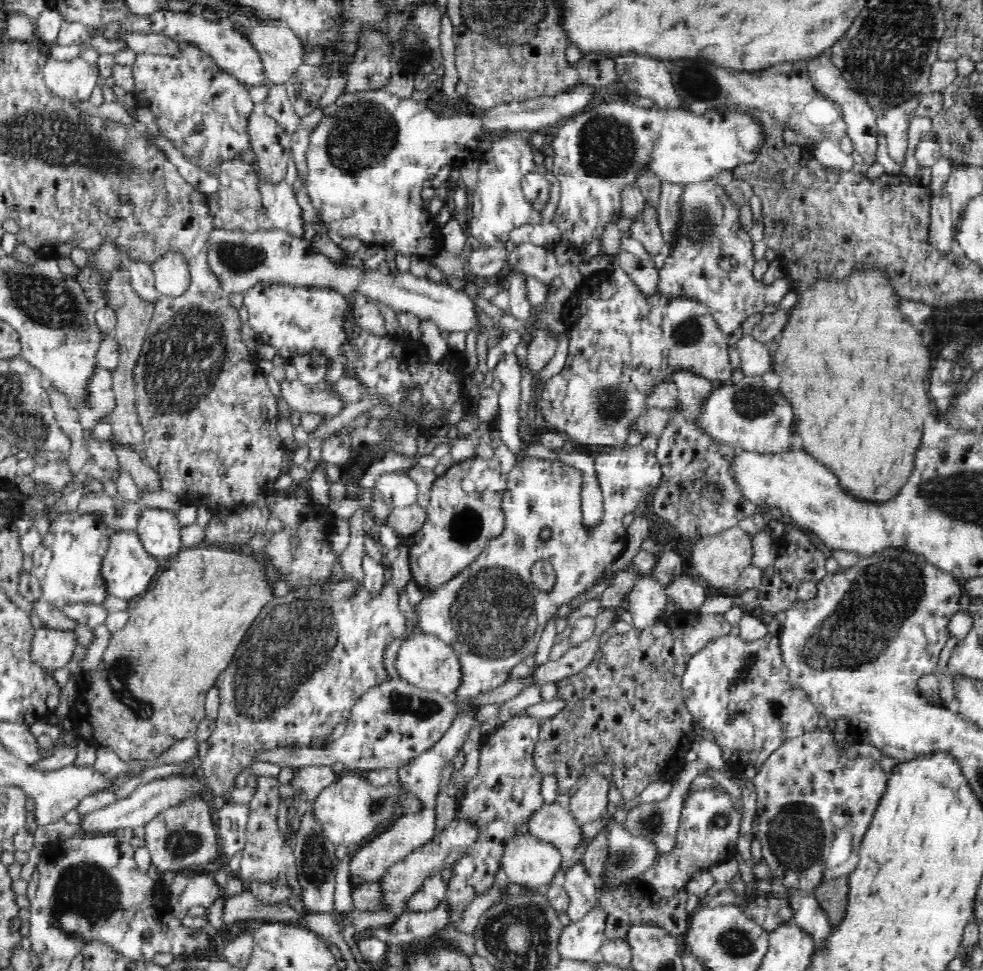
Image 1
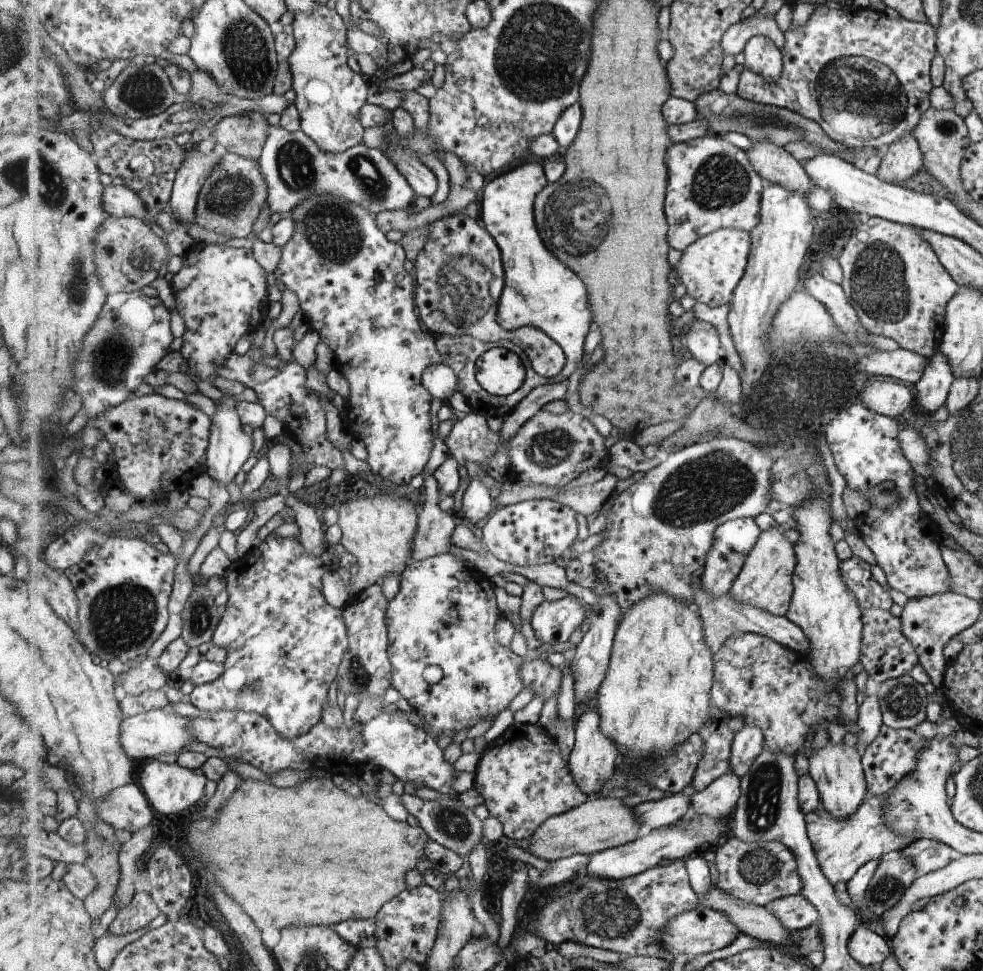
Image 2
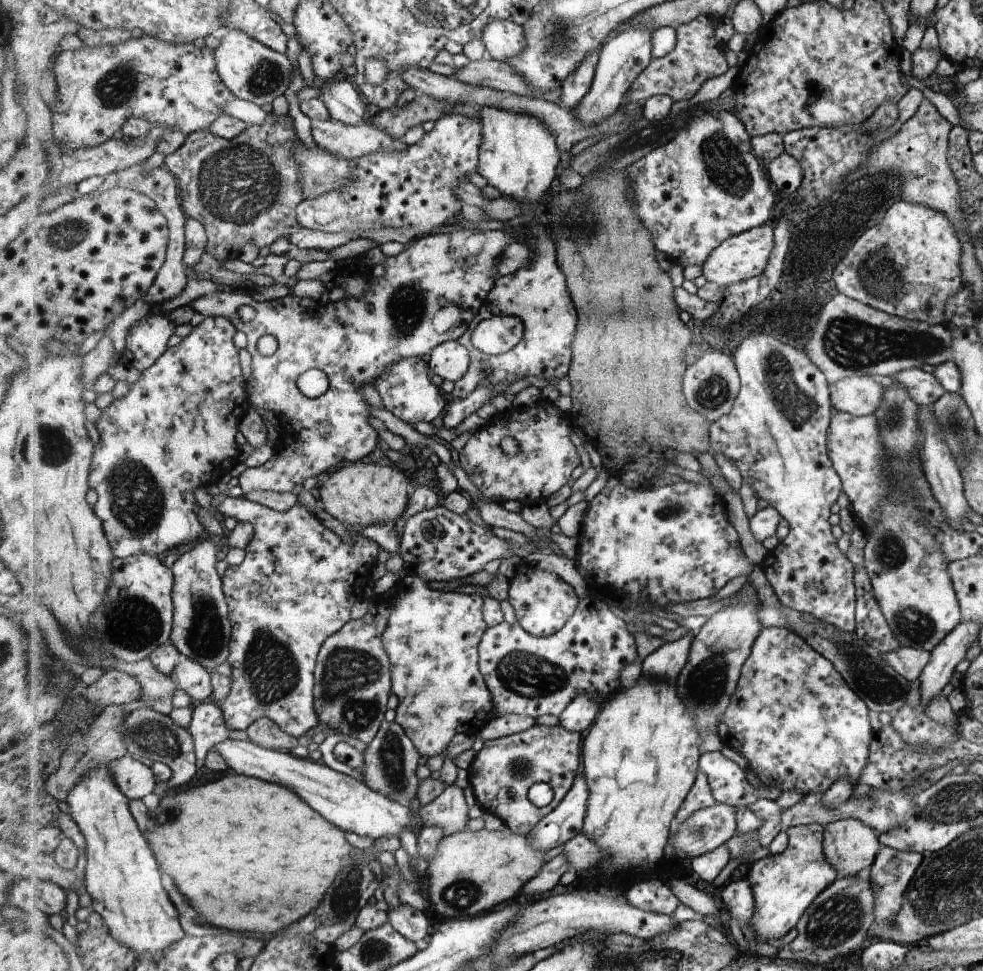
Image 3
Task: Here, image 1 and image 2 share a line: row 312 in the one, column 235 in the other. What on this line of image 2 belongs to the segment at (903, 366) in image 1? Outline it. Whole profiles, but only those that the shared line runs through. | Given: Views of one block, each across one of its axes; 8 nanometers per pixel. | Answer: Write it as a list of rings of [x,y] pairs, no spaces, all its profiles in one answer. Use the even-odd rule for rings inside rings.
[[[311,769],[309,772],[311,774],[310,778],[305,779],[293,788],[278,788],[271,783],[267,784],[261,781],[247,779],[235,791],[229,804],[227,804],[225,810],[221,812],[219,820],[217,820],[215,824],[211,824],[211,828],[205,826],[205,830],[203,830],[205,816],[203,816],[200,821],[195,821],[188,826],[187,843],[194,851],[195,856],[199,857],[199,854],[201,854],[200,860],[201,862],[205,862],[203,865],[209,868],[209,872],[215,874],[215,878],[217,878],[219,884],[225,888],[225,892],[227,892],[235,902],[239,902],[239,904],[243,906],[243,910],[255,920],[255,924],[257,924],[256,927],[260,931],[269,928],[269,926],[281,930],[281,928],[287,928],[287,926],[336,925],[353,917],[375,918],[384,904],[393,900],[400,892],[406,889],[405,876],[407,876],[409,870],[413,870],[413,868],[417,866],[419,855],[427,861],[425,849],[429,836],[422,826],[413,827],[409,826],[406,822],[395,822],[395,820],[383,810],[379,802],[369,802],[369,800],[362,795],[356,797],[345,794],[341,787],[339,787],[339,780],[335,779],[327,771]]]

